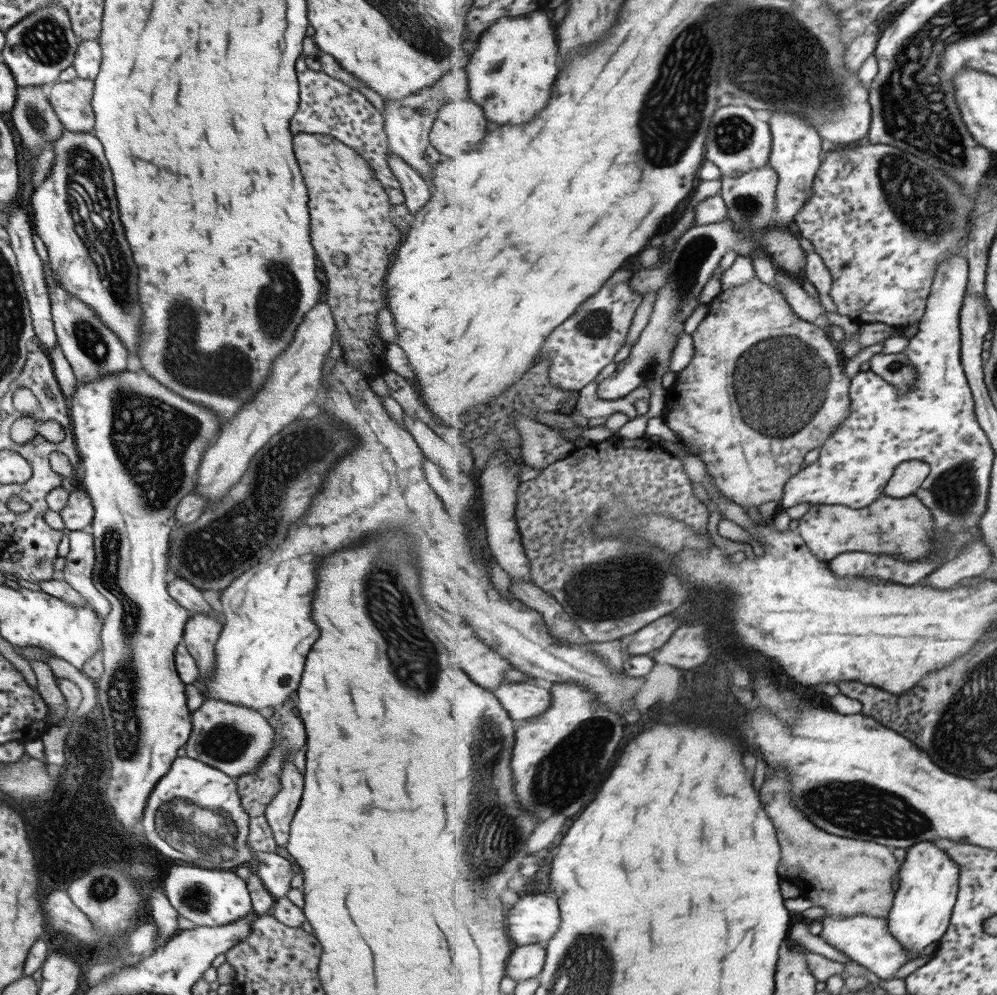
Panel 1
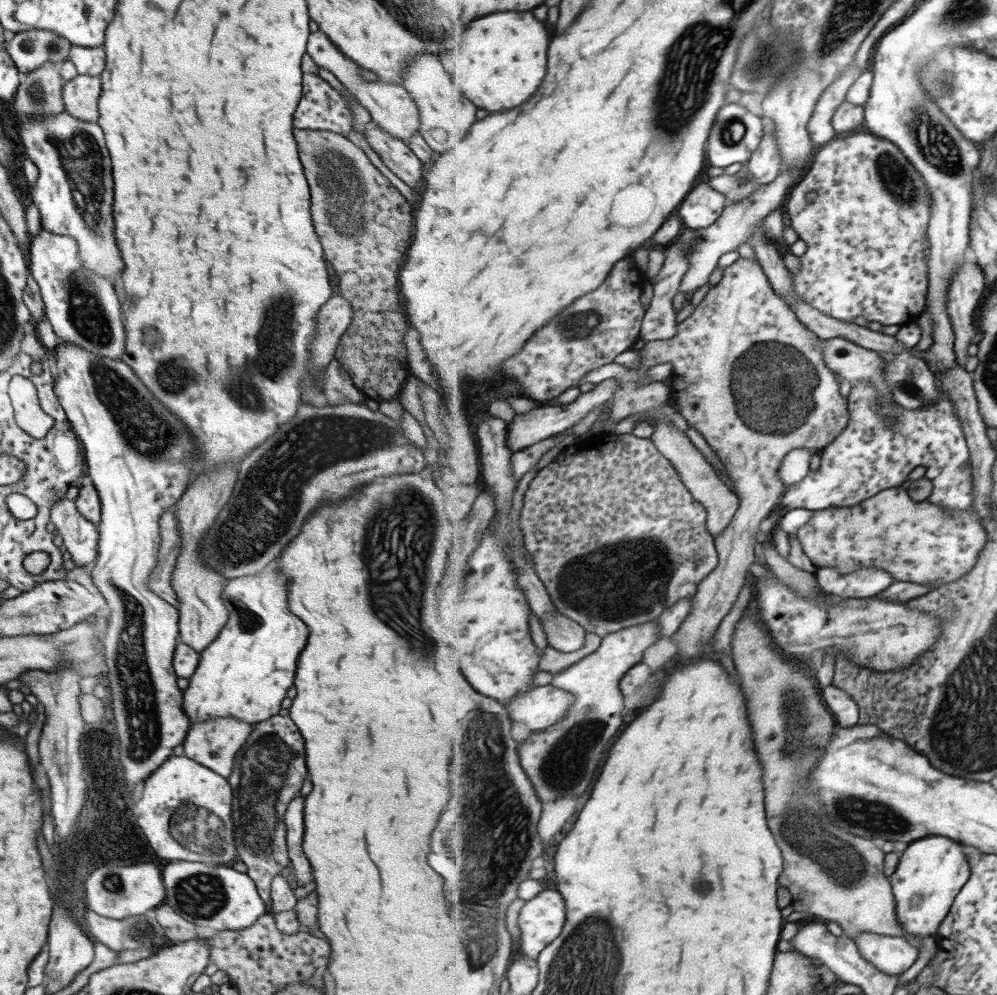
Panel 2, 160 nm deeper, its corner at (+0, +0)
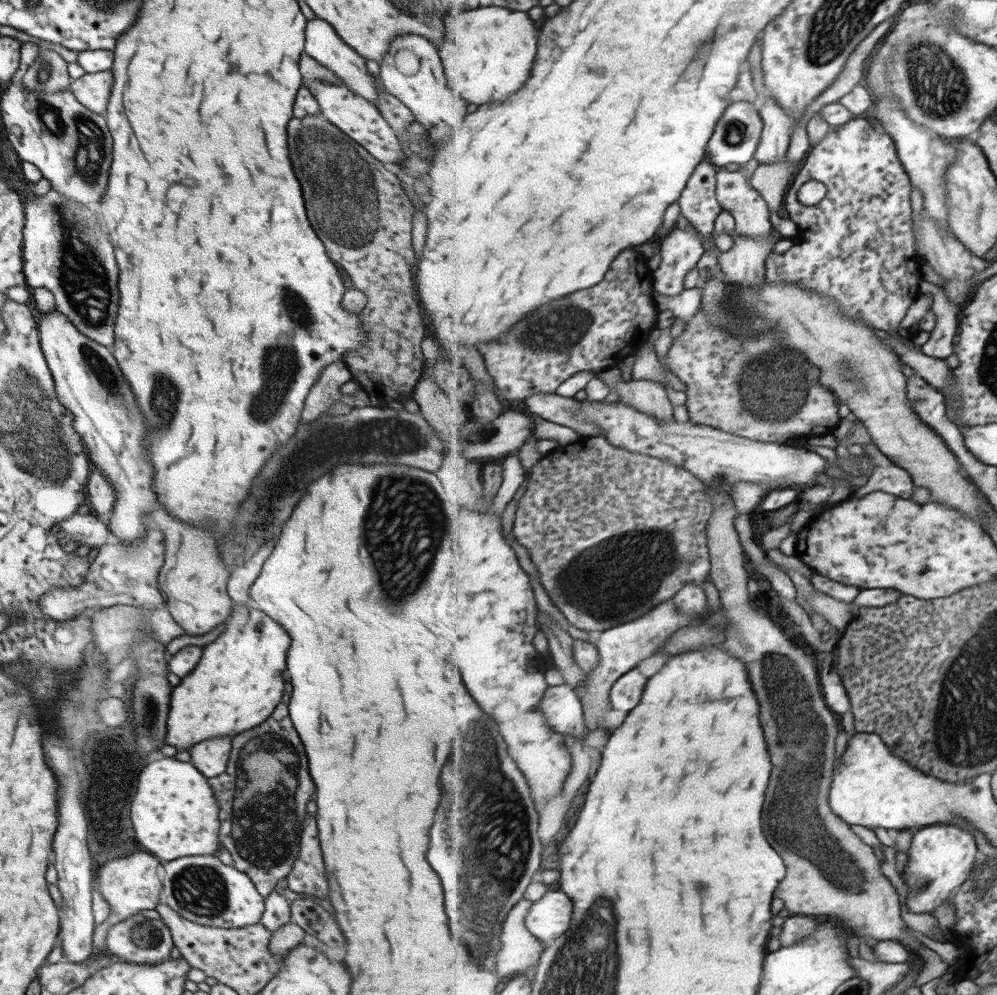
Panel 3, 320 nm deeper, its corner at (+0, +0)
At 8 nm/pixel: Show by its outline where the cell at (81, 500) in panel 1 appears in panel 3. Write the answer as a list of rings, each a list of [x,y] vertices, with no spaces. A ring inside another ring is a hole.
[[[95,469],[86,481],[86,502],[92,508],[91,514],[103,524],[108,523],[116,496],[112,484],[106,476]]]

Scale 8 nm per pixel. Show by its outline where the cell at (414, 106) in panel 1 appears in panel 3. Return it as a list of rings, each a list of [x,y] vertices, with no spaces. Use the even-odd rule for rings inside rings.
[[[317,17],[306,20],[303,53],[331,70],[333,74],[339,76],[345,86],[349,87],[349,90],[352,90],[355,94],[362,96],[364,99],[367,99],[367,102],[376,106],[378,94],[383,91],[382,85],[378,82],[377,78],[369,75],[366,71],[365,60],[342,41],[339,35],[333,30],[333,27],[328,25],[327,22]]]

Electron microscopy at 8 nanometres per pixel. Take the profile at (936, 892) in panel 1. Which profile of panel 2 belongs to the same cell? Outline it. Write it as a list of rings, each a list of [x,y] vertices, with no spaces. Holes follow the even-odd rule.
[[[931,835],[909,844],[904,850],[895,872],[890,876],[894,895],[898,902],[898,919],[903,928],[909,934],[936,938],[939,927],[946,920],[946,916],[950,913],[958,895],[962,893],[962,889],[967,882],[970,882],[971,875],[972,868],[968,856],[963,852],[962,844],[955,839]]]

